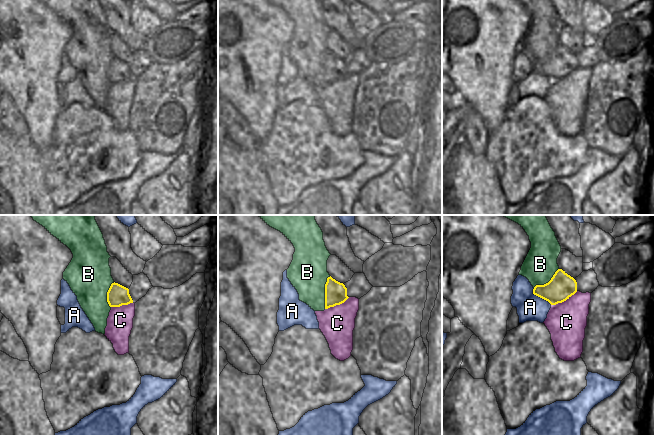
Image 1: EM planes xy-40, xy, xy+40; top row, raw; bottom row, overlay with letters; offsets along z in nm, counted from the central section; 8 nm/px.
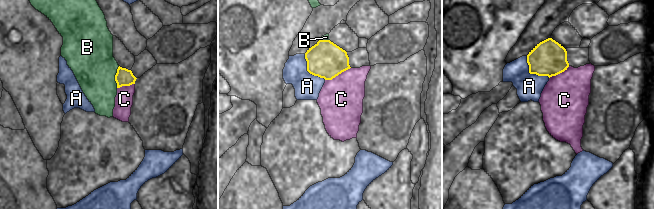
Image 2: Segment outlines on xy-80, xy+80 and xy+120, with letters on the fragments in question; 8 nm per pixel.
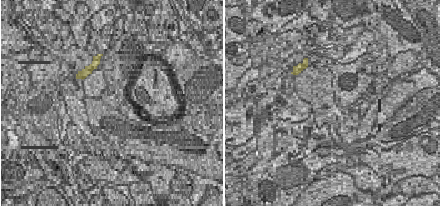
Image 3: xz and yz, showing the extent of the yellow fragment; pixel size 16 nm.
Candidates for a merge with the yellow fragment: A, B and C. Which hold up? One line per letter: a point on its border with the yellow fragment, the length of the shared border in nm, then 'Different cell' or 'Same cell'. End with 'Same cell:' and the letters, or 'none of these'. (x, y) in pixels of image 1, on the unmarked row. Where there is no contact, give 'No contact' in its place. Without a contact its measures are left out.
A: Touches yellow at xy+40 (540, 73). Shared border 200 nm. Different cell
B: Touches yellow at xy (325, 68). Shared border 260 nm. Different cell
C: Touches yellow at xy+40 (564, 76). Shared border 240 nm. Different cell
Same cell: none of these

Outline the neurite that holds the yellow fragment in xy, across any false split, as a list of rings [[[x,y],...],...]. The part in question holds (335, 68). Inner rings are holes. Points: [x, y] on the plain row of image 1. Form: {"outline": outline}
{"outline": [[[331,52],[328,53],[325,60],[325,85],[340,81],[348,74],[345,61],[336,57]]]}

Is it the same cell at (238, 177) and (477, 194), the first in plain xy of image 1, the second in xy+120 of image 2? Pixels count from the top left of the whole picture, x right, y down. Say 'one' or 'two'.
one

